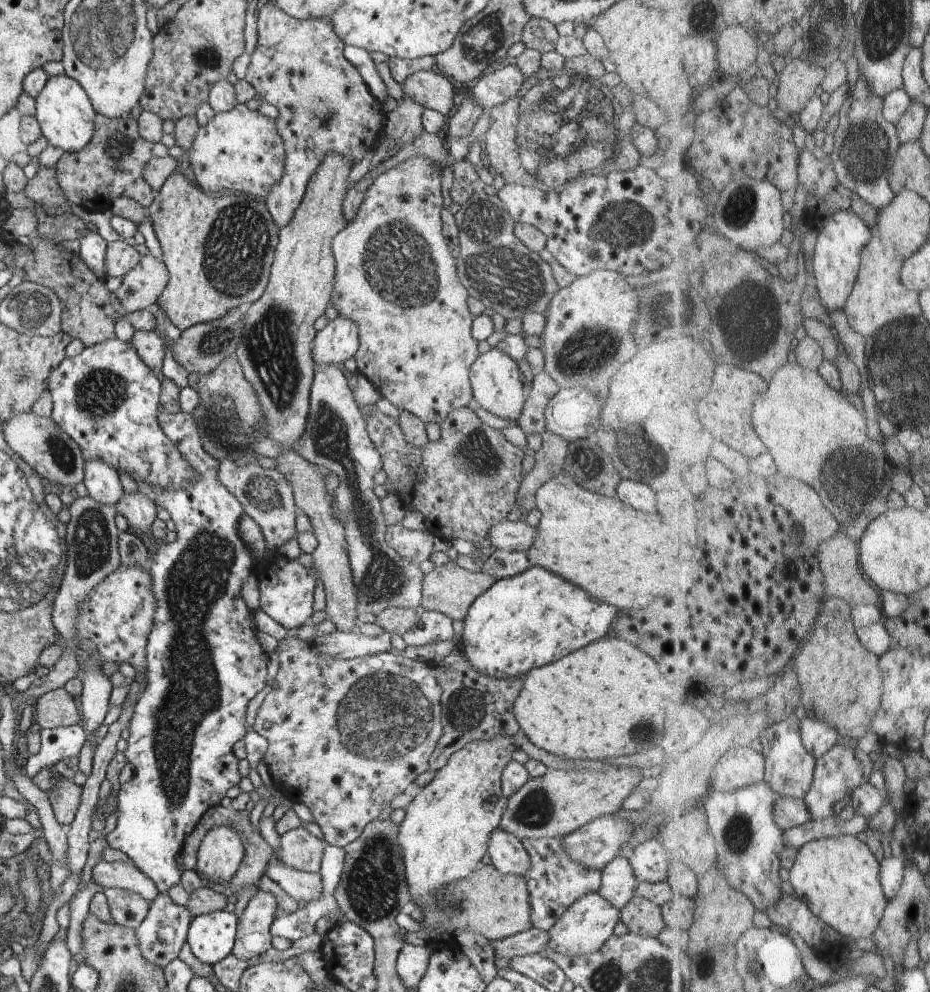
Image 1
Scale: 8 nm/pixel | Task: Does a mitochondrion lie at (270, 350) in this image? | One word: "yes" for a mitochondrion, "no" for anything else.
yes

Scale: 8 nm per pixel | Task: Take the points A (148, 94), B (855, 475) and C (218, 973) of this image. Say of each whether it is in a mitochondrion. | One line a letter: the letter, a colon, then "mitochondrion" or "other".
A: other
B: mitochondrion
C: other

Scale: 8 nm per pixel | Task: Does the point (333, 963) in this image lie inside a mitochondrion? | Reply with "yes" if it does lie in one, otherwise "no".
no

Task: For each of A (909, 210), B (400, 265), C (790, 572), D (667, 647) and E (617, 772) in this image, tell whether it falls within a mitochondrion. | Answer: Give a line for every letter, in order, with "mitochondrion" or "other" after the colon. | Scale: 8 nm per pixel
A: other
B: mitochondrion
C: other
D: other
E: other

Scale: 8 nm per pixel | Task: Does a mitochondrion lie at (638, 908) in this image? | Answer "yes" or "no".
no

